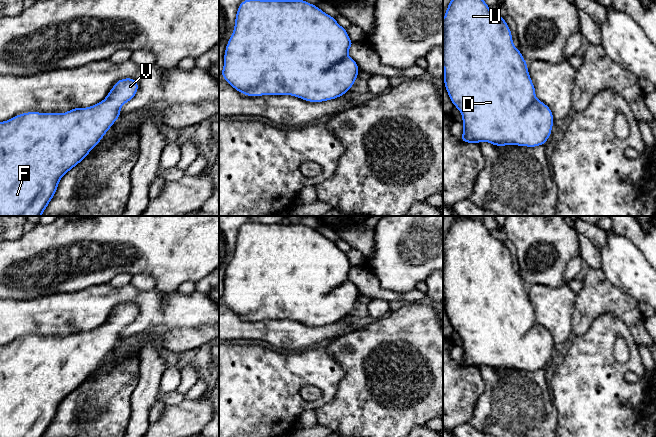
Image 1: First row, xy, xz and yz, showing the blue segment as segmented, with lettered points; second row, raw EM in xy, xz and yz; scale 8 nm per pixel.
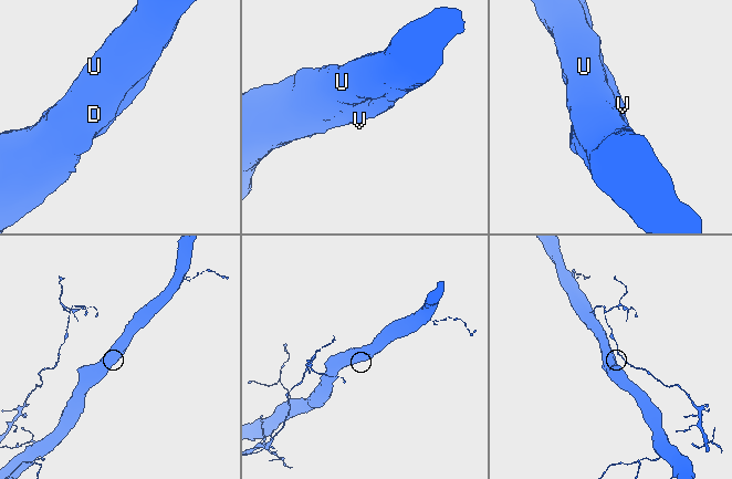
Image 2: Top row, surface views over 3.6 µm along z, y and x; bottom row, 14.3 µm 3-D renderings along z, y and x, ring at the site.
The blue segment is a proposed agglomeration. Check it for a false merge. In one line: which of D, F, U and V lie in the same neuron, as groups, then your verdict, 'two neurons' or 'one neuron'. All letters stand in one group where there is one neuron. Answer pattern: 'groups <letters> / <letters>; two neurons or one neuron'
groups D F U V; one neuron

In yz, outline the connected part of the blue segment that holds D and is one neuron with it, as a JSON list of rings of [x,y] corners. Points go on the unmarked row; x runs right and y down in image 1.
[[[454,219],[443,243],[444,309],[463,342],[462,366],[486,365],[495,370],[517,369],[536,371],[544,369],[551,359],[551,333],[535,320],[535,310],[528,297],[527,286],[513,269],[512,258],[504,242],[492,237],[482,221]]]

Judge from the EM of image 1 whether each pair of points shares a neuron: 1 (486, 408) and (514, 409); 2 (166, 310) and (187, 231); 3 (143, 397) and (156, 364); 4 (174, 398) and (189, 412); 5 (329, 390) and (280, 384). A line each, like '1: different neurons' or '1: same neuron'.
1: same neuron
2: different neurons
3: same neuron
4: different neurons
5: same neuron

